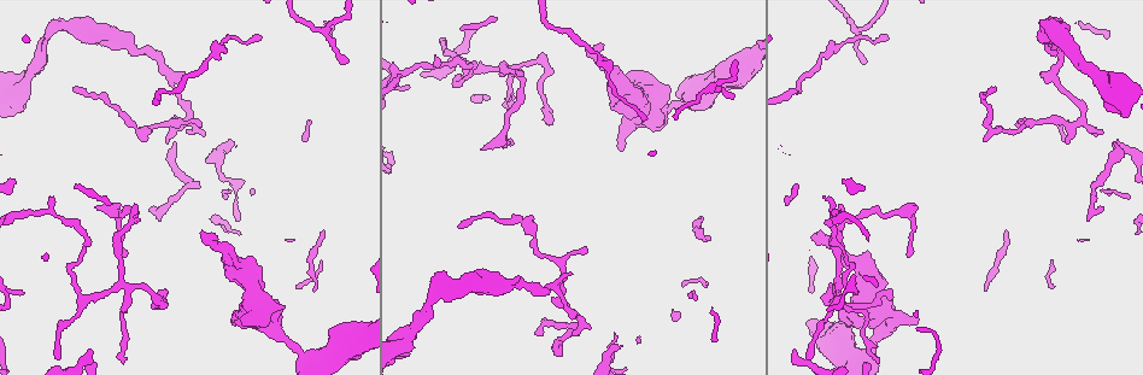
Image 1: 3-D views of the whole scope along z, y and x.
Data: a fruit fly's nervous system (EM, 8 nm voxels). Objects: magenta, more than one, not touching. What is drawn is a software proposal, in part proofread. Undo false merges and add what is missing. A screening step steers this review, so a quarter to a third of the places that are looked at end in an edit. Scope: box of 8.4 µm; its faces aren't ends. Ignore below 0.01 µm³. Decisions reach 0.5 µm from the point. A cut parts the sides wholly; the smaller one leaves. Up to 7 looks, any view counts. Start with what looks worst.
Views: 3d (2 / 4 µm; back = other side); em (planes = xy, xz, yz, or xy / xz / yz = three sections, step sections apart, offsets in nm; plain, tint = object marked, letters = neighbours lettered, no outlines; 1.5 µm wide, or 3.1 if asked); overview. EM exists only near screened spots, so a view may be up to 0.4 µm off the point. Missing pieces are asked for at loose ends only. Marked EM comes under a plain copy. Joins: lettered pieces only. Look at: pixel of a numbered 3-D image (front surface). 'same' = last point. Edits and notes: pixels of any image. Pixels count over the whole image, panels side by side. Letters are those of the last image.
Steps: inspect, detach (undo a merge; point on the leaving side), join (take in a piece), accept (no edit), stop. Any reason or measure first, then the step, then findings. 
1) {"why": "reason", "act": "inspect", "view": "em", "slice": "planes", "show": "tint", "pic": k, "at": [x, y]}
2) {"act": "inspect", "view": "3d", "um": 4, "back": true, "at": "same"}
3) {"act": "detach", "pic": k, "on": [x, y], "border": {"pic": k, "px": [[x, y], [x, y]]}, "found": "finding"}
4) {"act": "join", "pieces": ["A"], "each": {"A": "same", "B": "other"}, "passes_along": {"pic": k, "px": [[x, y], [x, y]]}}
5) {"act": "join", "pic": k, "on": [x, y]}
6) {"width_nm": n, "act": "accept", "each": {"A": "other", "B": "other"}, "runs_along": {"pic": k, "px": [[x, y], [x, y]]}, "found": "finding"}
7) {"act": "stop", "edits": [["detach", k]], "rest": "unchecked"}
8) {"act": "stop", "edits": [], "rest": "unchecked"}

{"why": "branch stops here", "act": "inspect", "view": "3d", "um": 2, "pic": 1, "at": [90, 352]}

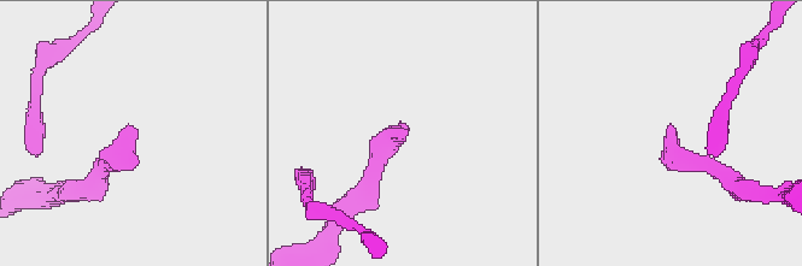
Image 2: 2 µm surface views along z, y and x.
{"why": "shape alone is not enough", "act": "inspect", "view": "em", "slice": "yz", "step": 8, "show": "tint", "pic": 2, "at": [669, 127]}

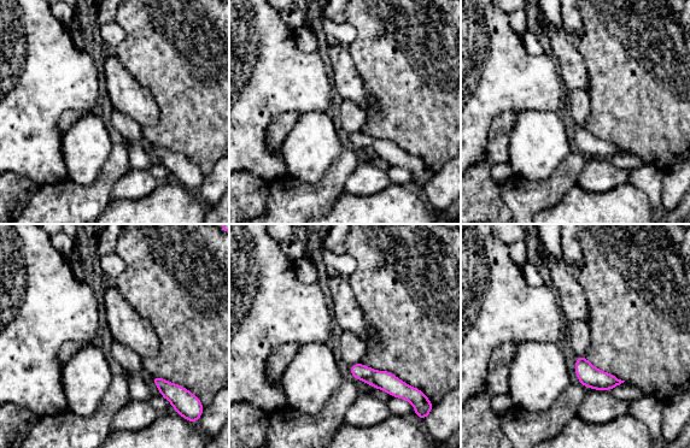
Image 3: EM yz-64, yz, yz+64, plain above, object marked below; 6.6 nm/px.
{"act": "inspect", "view": "em", "slice": "planes", "show": "letters", "at": "same"}

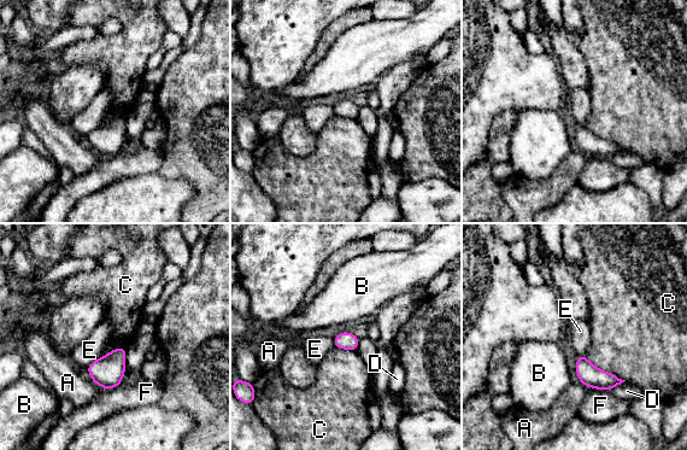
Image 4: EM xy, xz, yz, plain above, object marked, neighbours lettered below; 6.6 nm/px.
{"act": "accept", "each": {"A": "other", "B": "other", "C": "other", "D": "other", "E": "other", "F": "other"}, "border": {"pic": 4, "px": [[98, 357], [87, 367]]}, "found": "no lettered piece goes on from it"}

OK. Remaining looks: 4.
{"why": "thick end", "act": "inspect", "view": "3d", "um": 2, "back": true, "pic": 1, "at": [226, 271]}

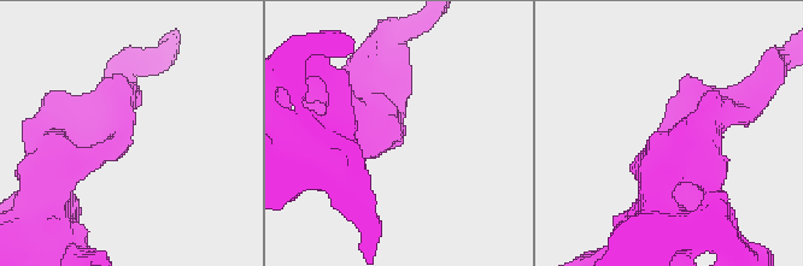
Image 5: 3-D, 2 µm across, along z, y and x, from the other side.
{"act": "inspect", "view": "em", "slice": "xz", "step": 8, "show": "tint", "pic": 5, "at": [402, 119]}

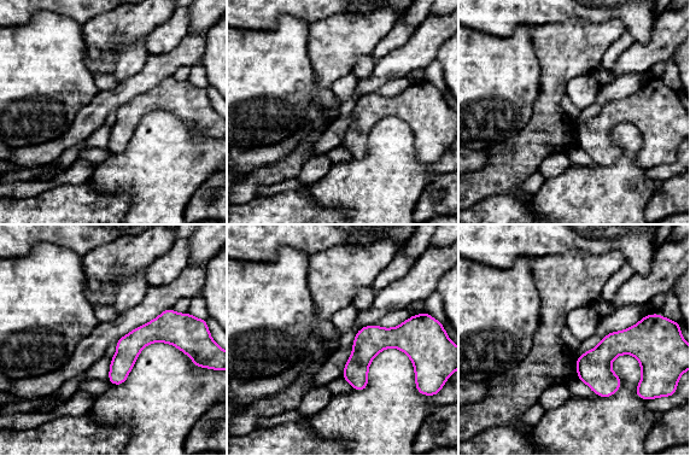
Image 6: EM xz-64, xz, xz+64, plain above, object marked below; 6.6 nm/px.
{"why": "cut it another way", "act": "inspect", "view": "em", "slice": "planes", "show": "letters", "at": "same"}

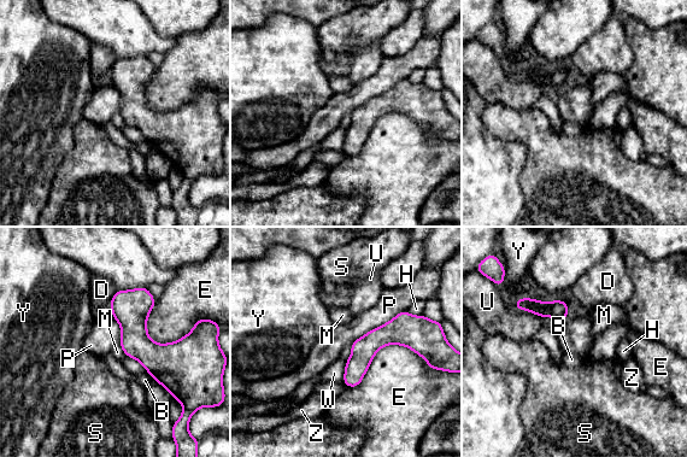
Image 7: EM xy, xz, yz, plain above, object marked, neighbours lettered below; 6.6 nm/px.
{"width_nm": 240, "act": "accept", "each": {"B": "other", "D": "other", "E": "other", "H": "other", "M": "other", "P": "other", "S": "other", "U": "other", "W": "other", "Y": "other", "Z": "other"}, "border": {"pic": 7, "px": [[351, 344], [351, 356], [346, 361]]}, "found": "no lettered piece goes on from it"}

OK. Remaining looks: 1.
{"why": "end of a long branch", "act": "inspect", "view": "em", "slice": "planes", "show": "letters", "pic": 1, "at": [994, 89]}

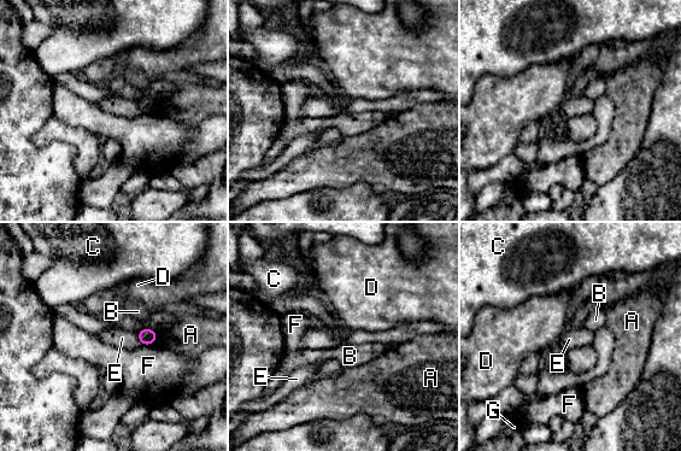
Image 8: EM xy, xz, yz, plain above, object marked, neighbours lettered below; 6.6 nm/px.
{"width_nm": 110, "act": "accept", "each": {"A": "other", "B": "other", "C": "other", "D": "other", "E": "other", "F": "other", "G": "other"}, "border": {"pic": 8, "px": [[158, 334], [151, 344]]}, "found": "no lettered piece goes on from it"}

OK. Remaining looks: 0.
{"act": "stop", "edits": [], "rest": "unchecked"}

